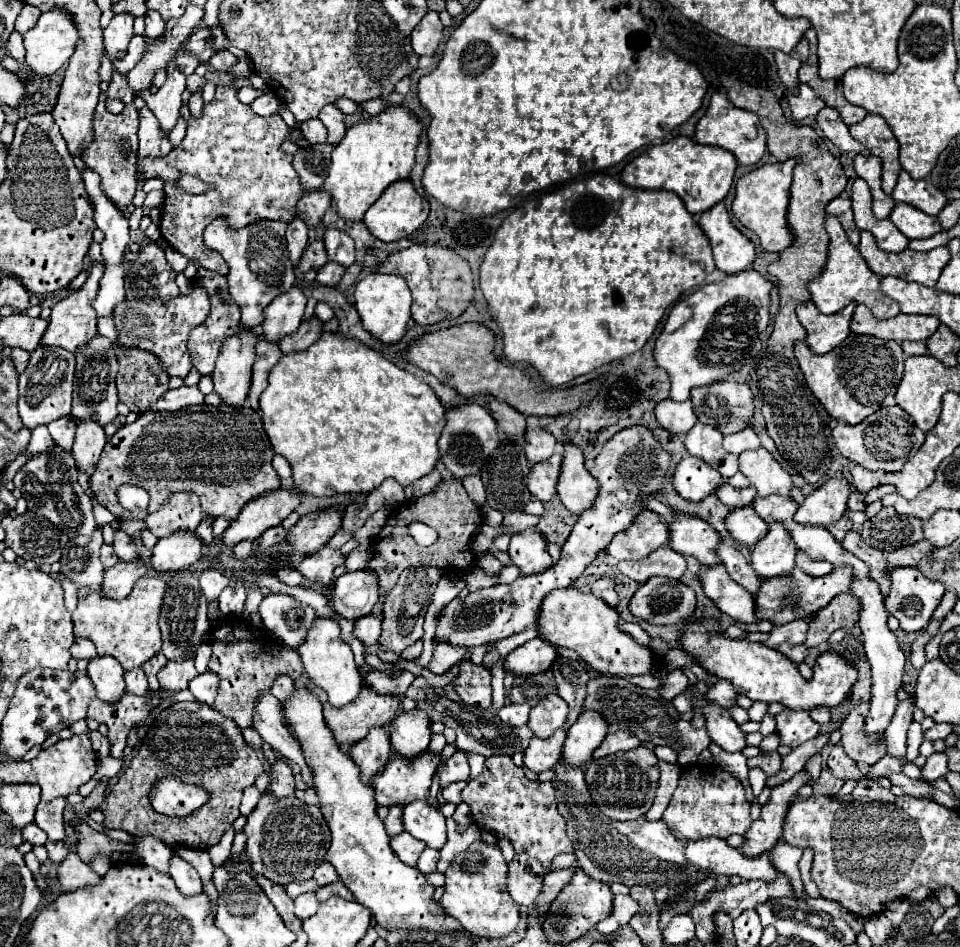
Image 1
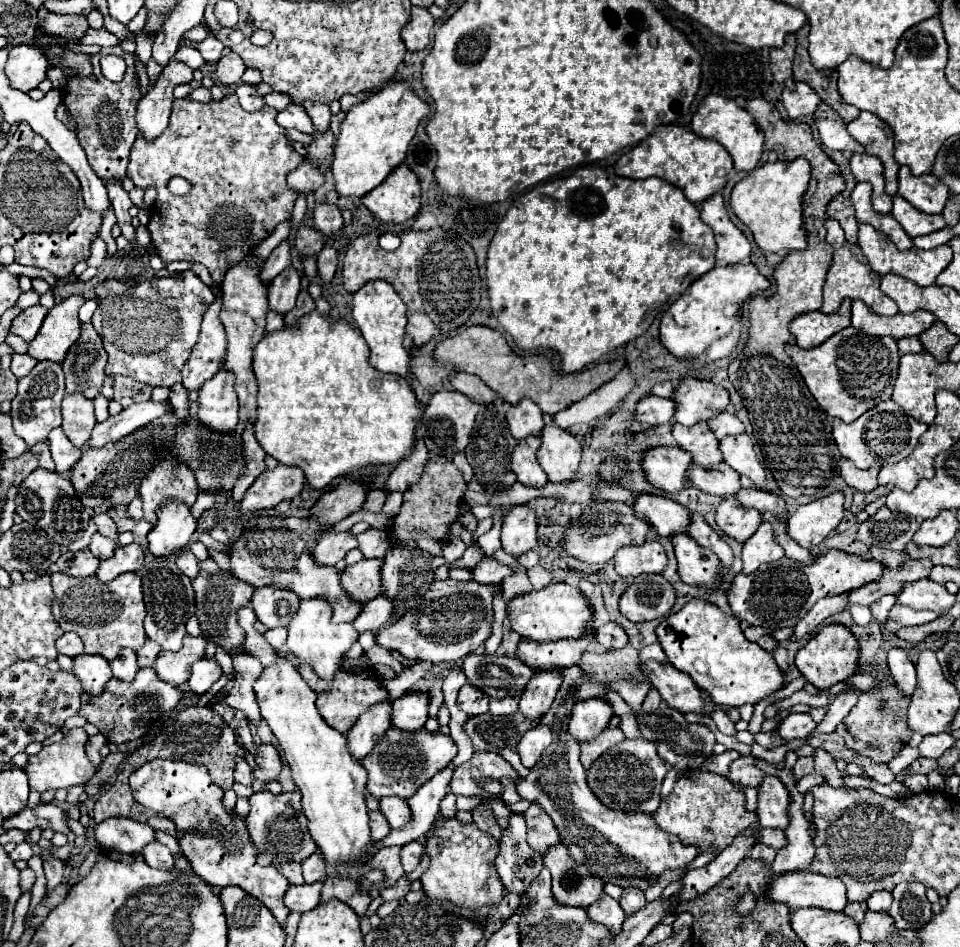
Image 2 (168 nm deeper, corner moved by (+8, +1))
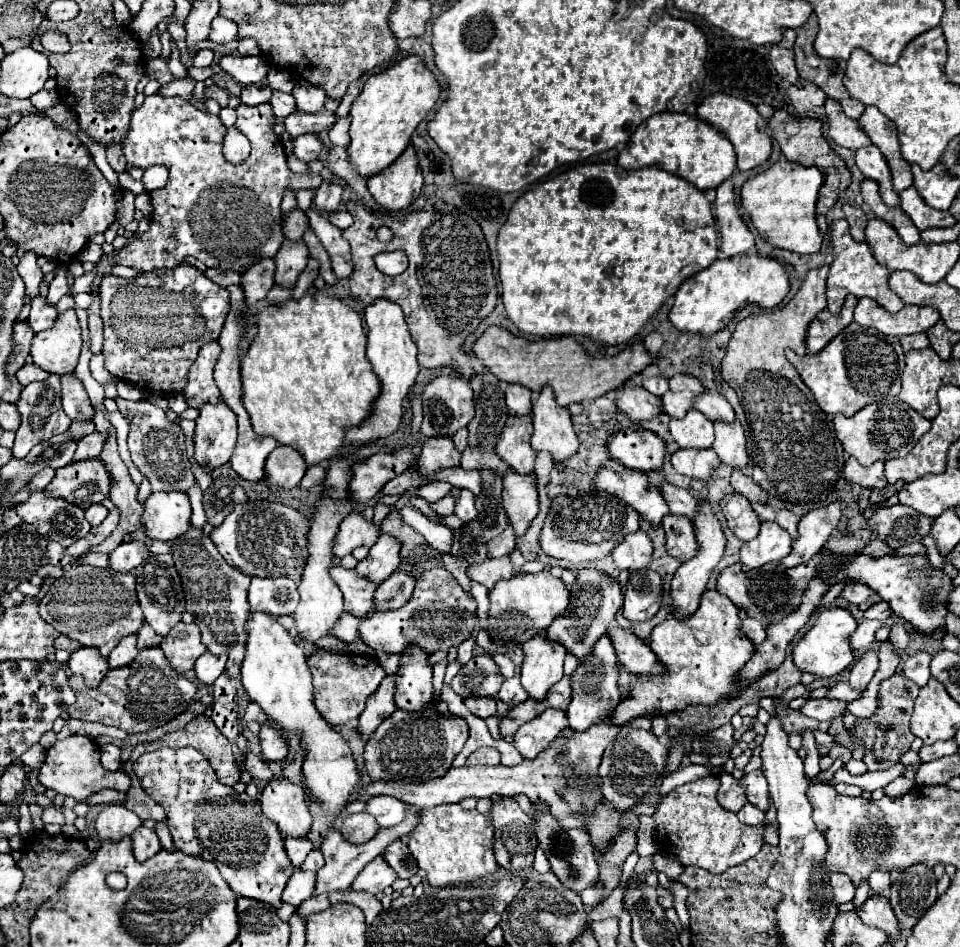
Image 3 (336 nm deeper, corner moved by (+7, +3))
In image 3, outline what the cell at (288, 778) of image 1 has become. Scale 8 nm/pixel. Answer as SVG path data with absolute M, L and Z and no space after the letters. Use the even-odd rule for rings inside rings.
M273 724L261 726L259 740L261 740L261 748L263 748L263 754L267 760L281 762L289 752L289 738L281 736L281 732L277 732L277 728L273 728Z

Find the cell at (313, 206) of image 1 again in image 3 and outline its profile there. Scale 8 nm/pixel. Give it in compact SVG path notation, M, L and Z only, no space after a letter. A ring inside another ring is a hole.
M305 134L305 136L297 136L293 138L293 152L299 160L303 162L311 162L315 158L321 156L321 140L313 134Z

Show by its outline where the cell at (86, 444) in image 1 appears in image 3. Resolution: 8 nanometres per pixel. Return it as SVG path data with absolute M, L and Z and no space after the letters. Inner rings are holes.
M75 374L61 376L61 400L63 410L71 420L91 420L93 406L83 388L83 382Z

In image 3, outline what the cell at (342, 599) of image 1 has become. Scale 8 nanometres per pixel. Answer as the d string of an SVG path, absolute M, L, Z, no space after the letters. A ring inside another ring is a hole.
M381 534L377 544L373 544L369 548L369 556L363 562L359 562L359 566L357 566L359 576L369 578L375 584L381 584L399 568L399 564L401 564L399 550L401 550L401 544L397 544L397 540L393 536Z

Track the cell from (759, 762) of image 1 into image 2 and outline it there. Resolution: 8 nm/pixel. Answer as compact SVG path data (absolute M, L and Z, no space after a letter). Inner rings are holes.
M740 756L730 764L730 772L728 772L728 780L740 782L742 788L760 786L764 776L766 774L758 768L758 760L754 756Z

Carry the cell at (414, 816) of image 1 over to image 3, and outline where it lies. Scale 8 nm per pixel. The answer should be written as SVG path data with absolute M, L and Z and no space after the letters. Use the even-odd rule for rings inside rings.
M375 796L367 800L365 810L375 816L379 828L389 828L405 818L405 804L393 796Z

